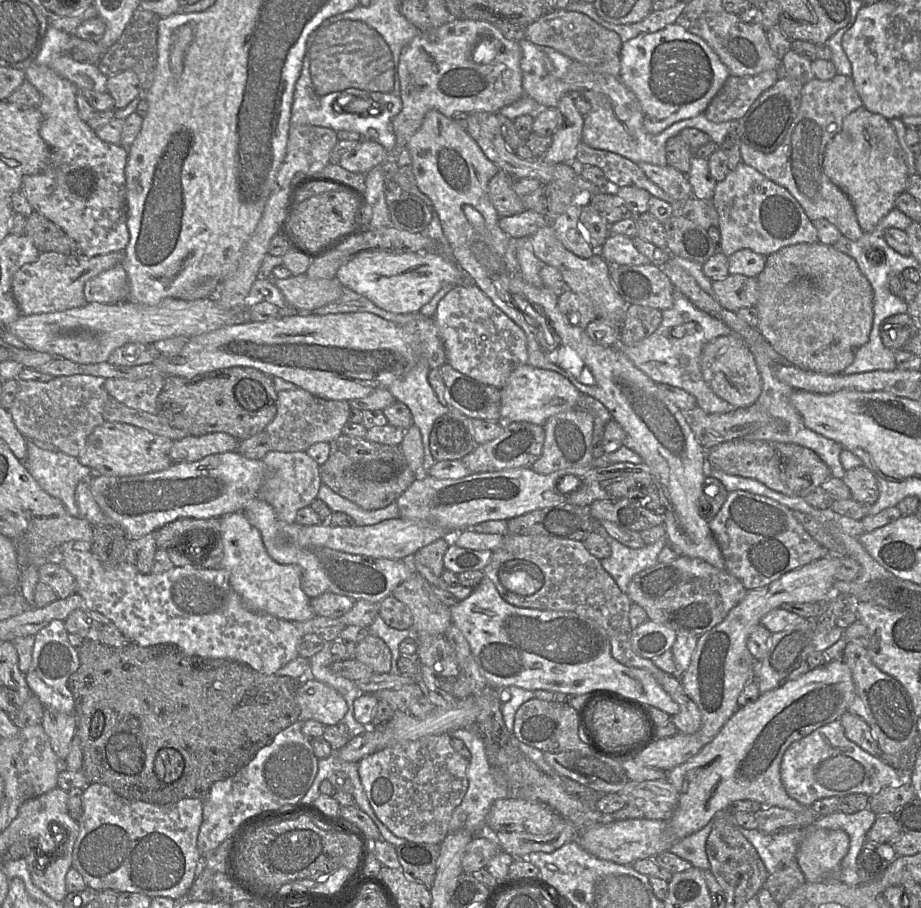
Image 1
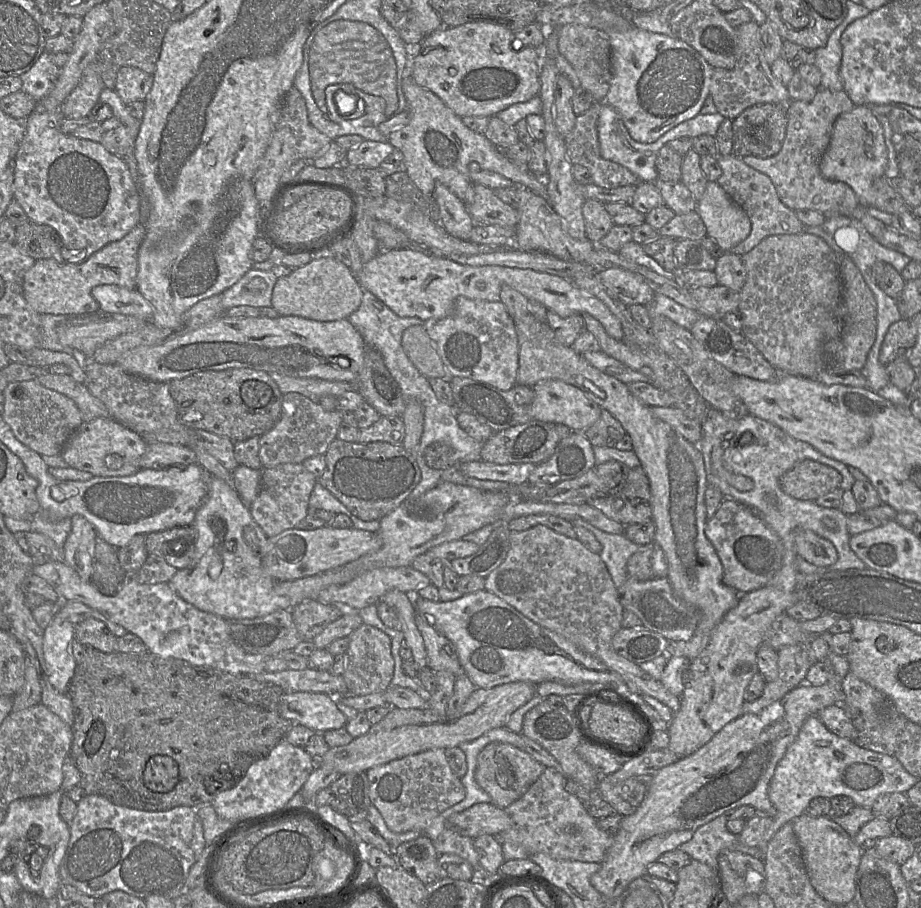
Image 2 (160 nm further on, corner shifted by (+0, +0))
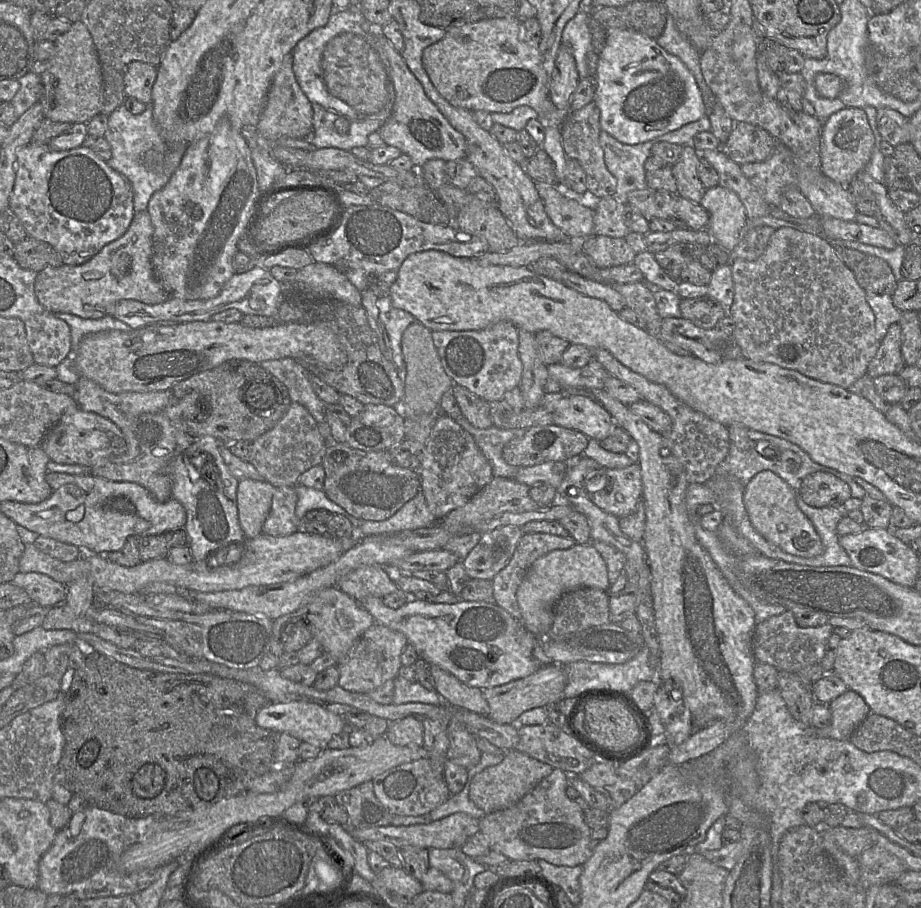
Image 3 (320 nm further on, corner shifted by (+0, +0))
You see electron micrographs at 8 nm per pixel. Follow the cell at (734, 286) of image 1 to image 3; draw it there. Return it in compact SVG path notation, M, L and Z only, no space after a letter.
M709 295L699 298L681 298L681 318L703 329L715 328L728 310Z

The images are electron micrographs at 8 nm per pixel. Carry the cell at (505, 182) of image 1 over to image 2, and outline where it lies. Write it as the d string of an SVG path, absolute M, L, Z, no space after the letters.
M473 184L472 201L466 204L475 225L498 225L505 228L516 228L519 215L516 208L504 203L493 189Z

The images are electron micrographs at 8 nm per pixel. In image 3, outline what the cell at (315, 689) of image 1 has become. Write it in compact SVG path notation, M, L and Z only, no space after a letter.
M312 701L270 702L258 711L256 723L262 728L278 733L286 732L301 742L321 748L326 748L332 737L344 730L344 720L340 715L330 712L325 705Z

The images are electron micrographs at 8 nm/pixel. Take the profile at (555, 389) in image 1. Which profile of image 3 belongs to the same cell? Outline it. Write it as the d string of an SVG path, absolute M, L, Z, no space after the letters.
M568 394L553 411L554 424L573 429L589 439L601 441L608 437L616 426L605 408L591 397Z

